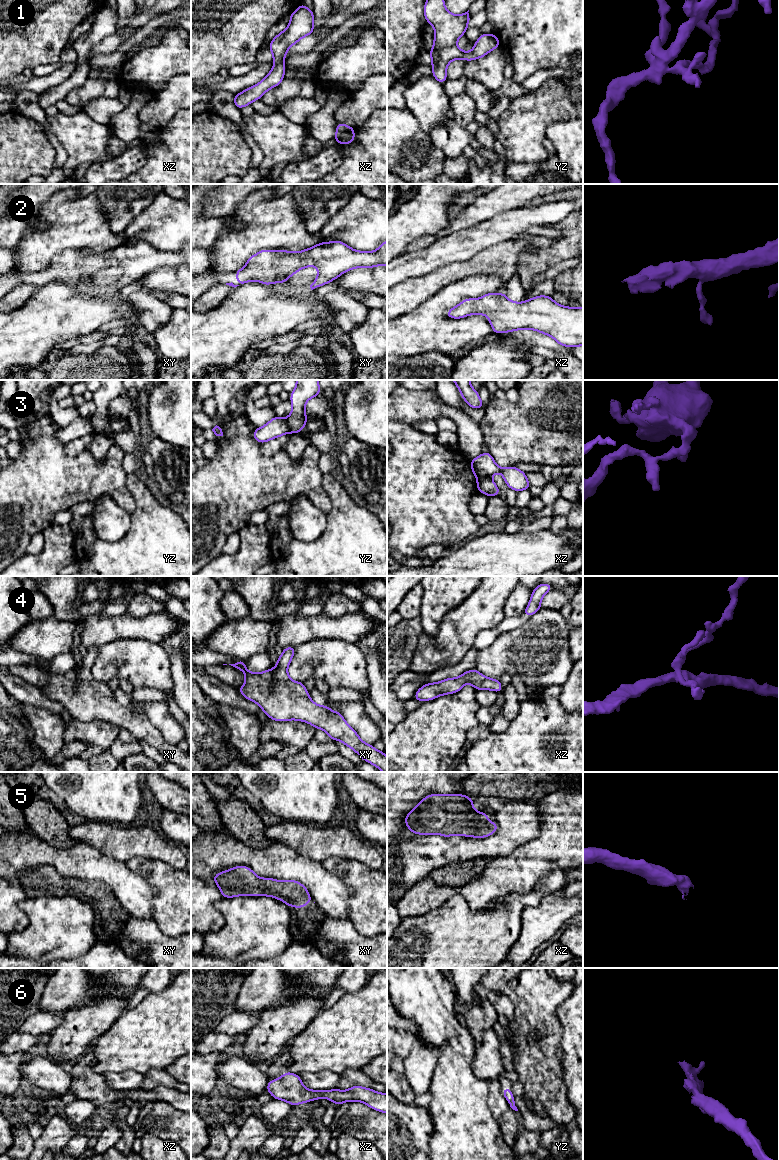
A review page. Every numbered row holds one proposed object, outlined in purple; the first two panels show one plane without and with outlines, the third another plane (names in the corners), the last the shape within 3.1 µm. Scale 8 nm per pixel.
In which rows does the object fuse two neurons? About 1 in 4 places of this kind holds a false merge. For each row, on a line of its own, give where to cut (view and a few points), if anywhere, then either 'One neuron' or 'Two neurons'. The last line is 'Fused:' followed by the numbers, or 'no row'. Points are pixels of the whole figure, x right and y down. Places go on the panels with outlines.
1: No split. One neuron
2: No split. One neuron
3: Split along yz (285, 418), (290, 431). Two neurons
4: No split. One neuron
5: No split. One neuron
6: No split. One neuron
Fused: 3

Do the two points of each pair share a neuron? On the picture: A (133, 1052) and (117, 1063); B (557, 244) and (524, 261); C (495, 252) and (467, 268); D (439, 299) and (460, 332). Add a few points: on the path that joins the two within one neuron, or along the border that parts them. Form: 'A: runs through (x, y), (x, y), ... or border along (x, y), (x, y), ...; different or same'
A: runs through (129, 1052), (121, 1060); same
B: runs through (549, 252), (545, 256), (532, 261); same
C: runs through (488, 259), (474, 267); same
D: runs through (439, 309), (439, 317), (450, 328); same

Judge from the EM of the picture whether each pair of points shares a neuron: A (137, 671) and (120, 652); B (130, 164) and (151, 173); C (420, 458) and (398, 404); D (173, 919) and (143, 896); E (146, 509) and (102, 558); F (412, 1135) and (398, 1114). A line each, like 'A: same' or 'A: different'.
A: same
B: different
C: different
D: different
E: same
F: same

